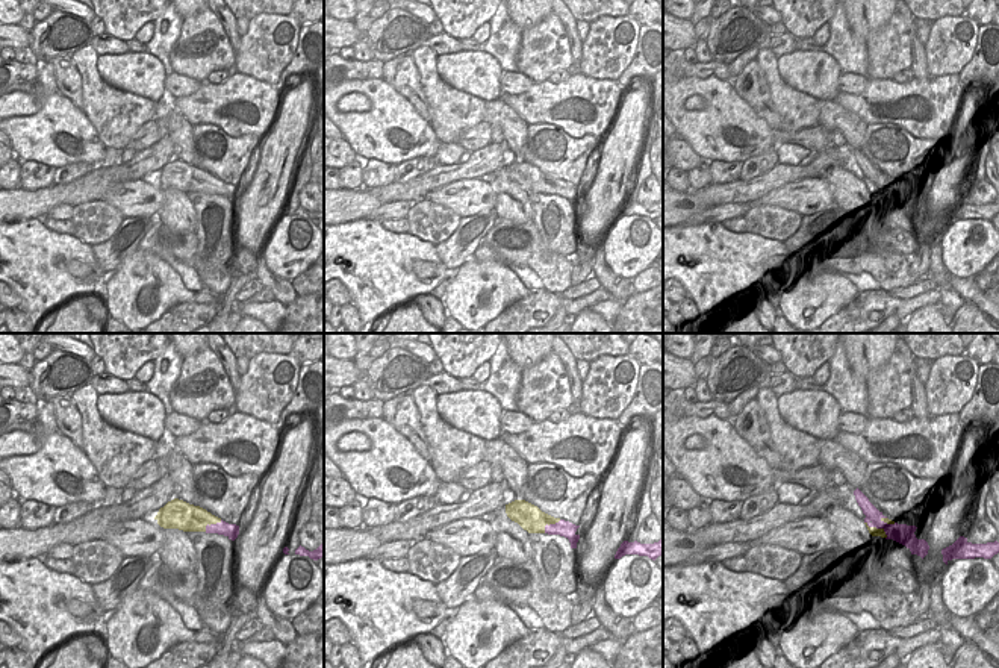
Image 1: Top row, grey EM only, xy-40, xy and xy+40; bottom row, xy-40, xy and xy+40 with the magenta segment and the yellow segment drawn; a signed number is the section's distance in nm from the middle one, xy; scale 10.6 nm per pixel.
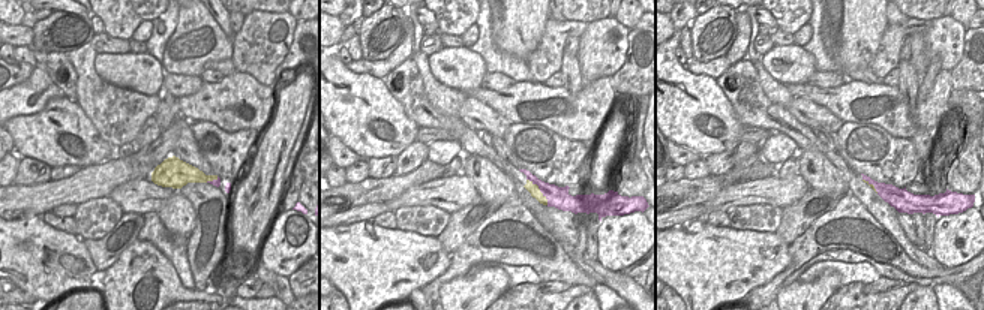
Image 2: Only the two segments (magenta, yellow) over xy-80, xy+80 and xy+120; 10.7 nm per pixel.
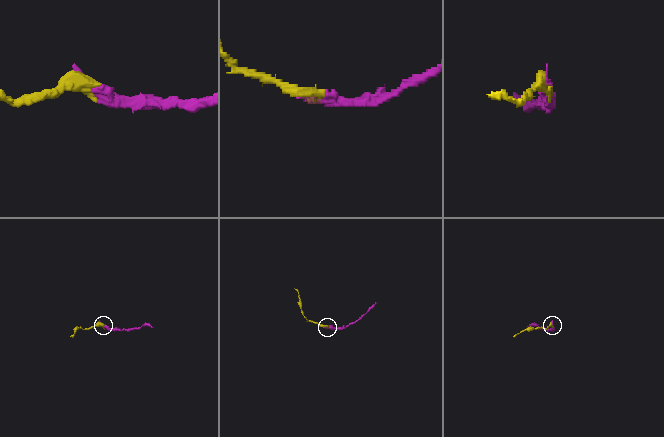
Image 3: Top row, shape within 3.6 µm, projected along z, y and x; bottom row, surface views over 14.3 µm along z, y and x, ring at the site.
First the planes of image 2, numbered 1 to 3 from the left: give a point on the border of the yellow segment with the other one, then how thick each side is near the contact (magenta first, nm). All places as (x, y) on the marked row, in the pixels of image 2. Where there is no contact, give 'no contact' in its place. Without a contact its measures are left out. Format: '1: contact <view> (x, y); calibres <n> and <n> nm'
1: contact xy-80 (213, 180); calibres 70 and 190 nm
2: contact xy+80 (540, 190); calibres 220 and 120 nm
3: contact xy+120 (872, 183); calibres 200 and 50 nm

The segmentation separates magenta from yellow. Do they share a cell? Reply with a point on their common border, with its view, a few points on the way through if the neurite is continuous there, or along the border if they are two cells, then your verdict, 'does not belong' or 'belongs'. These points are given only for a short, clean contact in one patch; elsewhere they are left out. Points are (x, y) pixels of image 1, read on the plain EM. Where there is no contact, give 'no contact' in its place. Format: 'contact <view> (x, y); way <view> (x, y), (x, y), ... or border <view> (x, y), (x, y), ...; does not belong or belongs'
contact xy+40 (877, 188); does not belong

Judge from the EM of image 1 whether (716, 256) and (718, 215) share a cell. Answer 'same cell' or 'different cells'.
different cells

